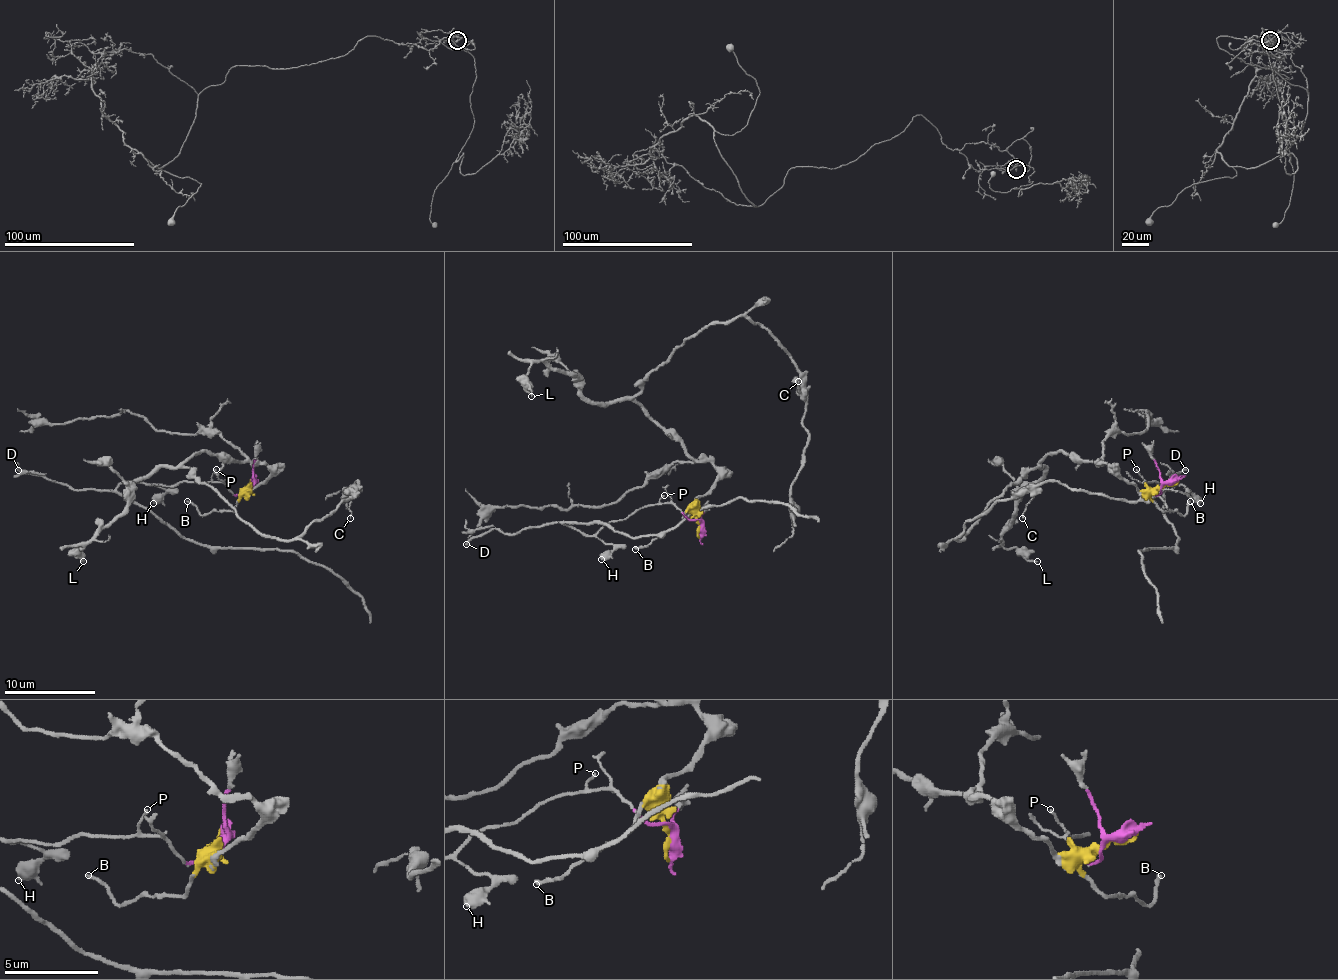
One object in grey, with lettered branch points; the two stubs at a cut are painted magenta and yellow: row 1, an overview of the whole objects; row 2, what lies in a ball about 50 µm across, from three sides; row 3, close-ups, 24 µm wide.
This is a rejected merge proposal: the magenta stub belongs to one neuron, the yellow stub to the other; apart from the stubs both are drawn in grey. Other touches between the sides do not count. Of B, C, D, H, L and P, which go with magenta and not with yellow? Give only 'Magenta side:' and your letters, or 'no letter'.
Magenta side: D, H, P

